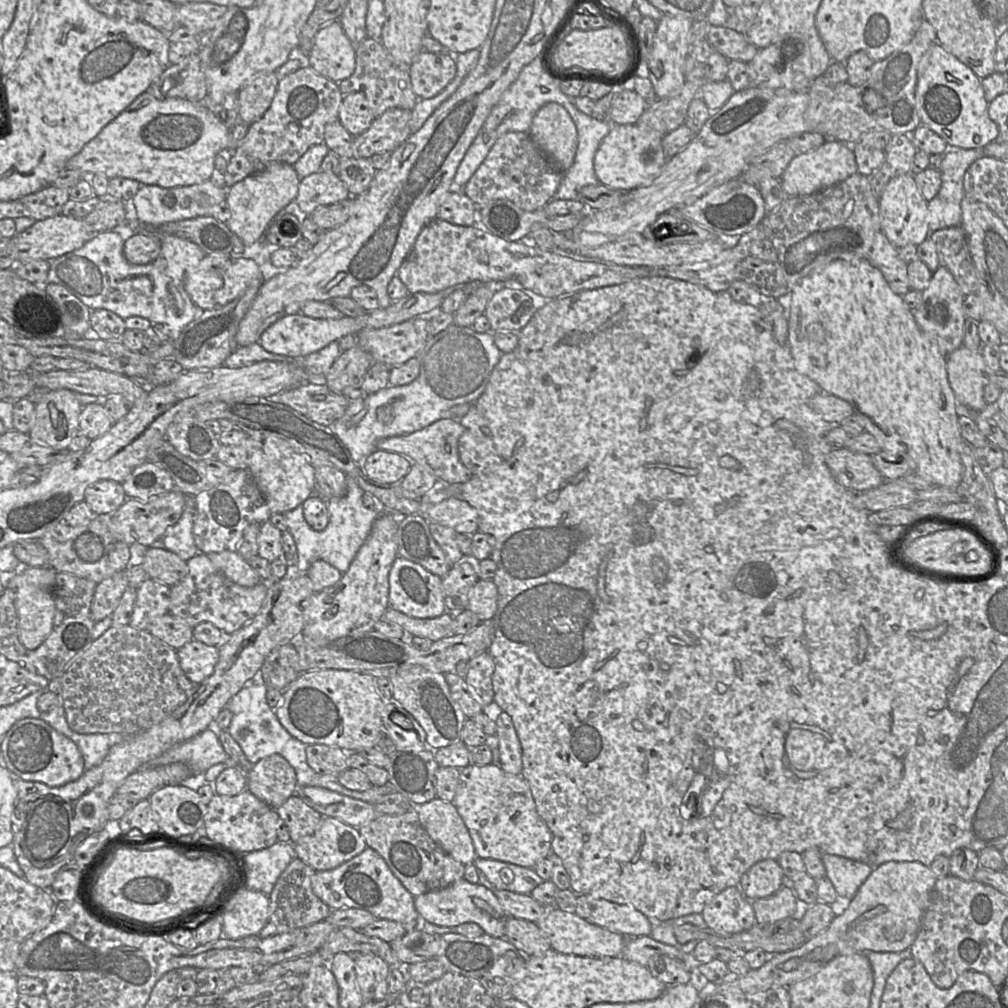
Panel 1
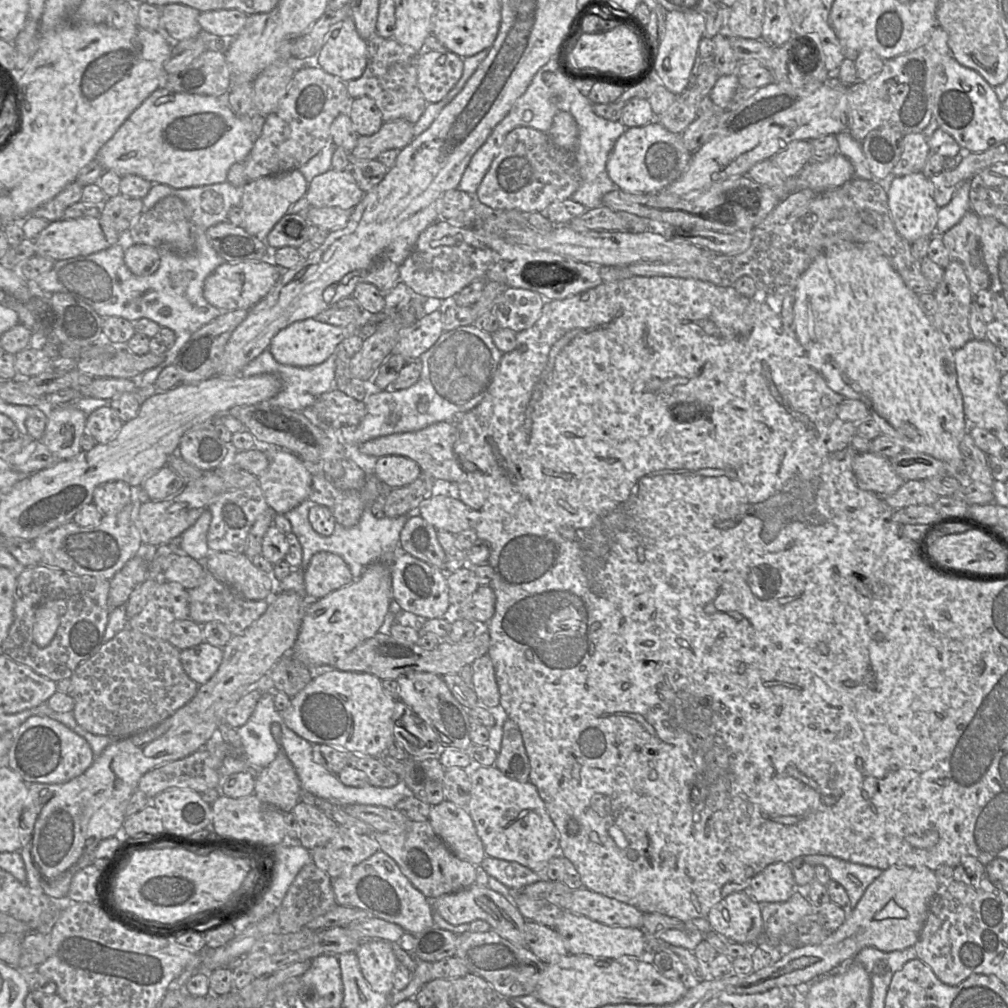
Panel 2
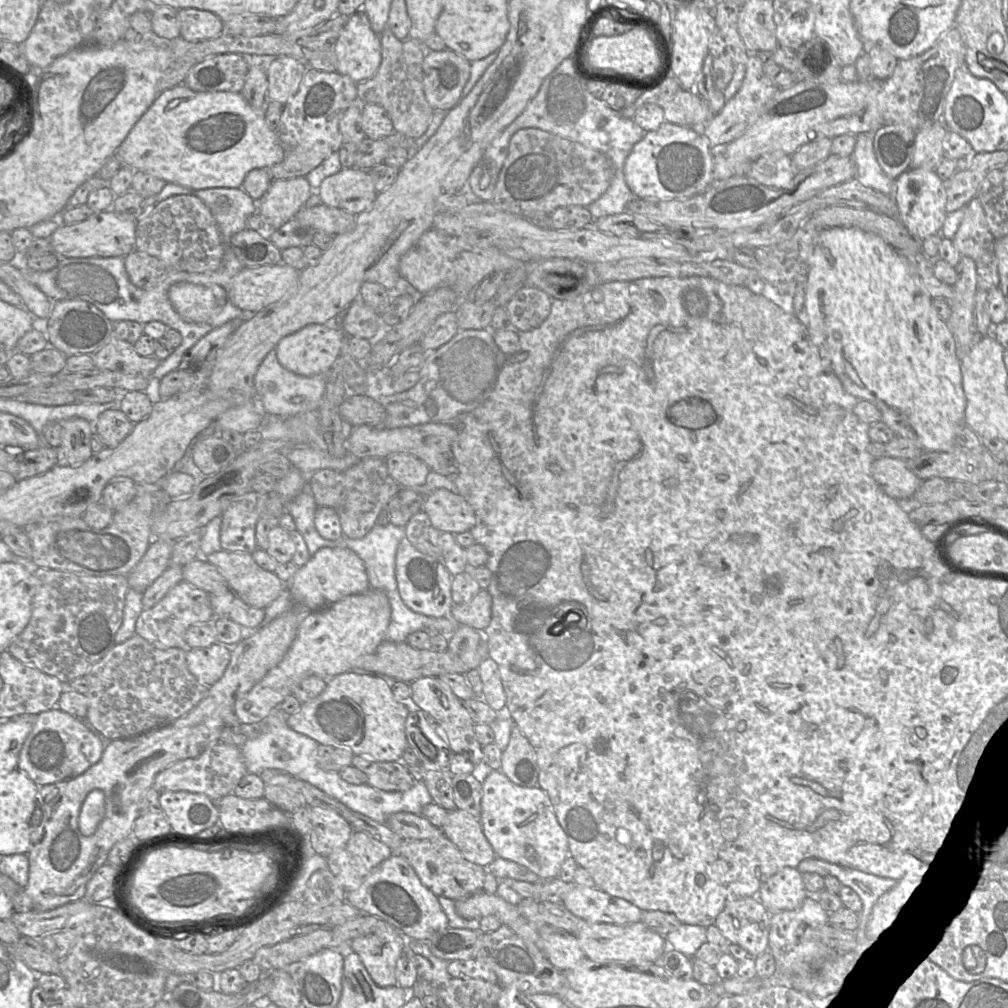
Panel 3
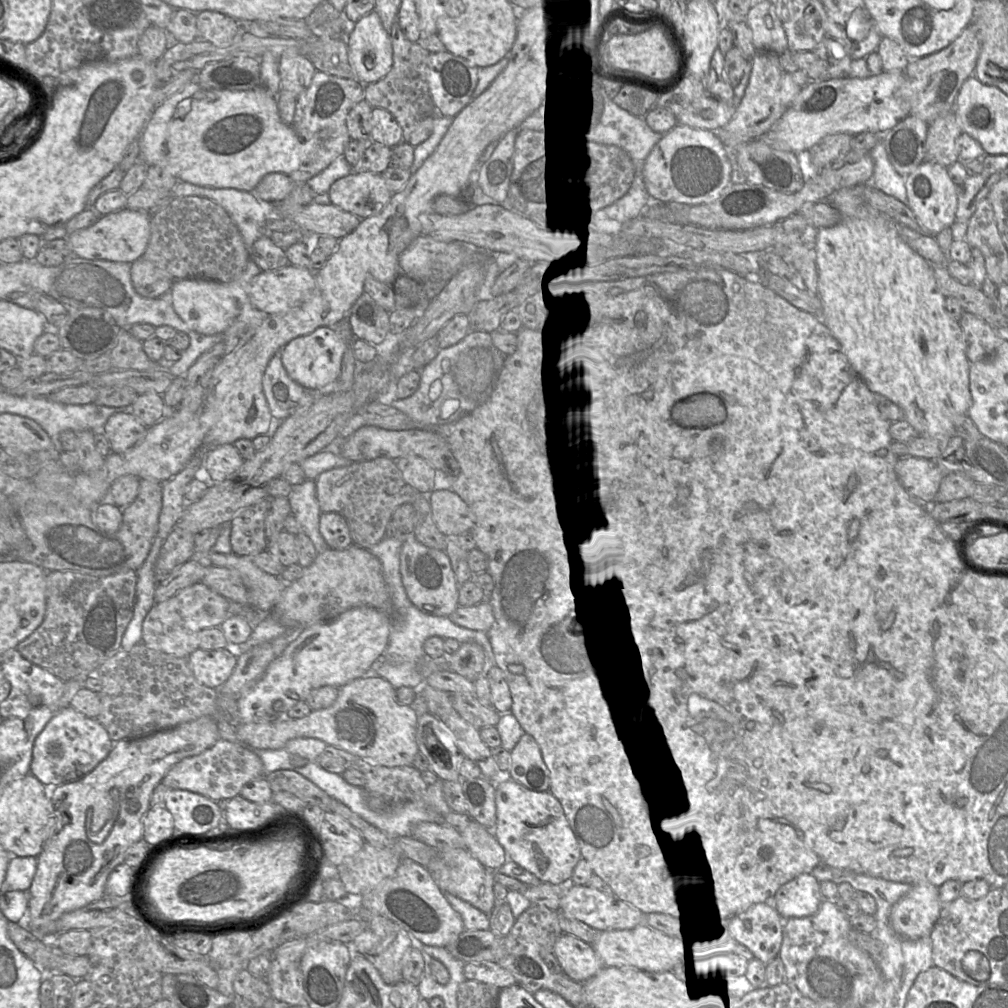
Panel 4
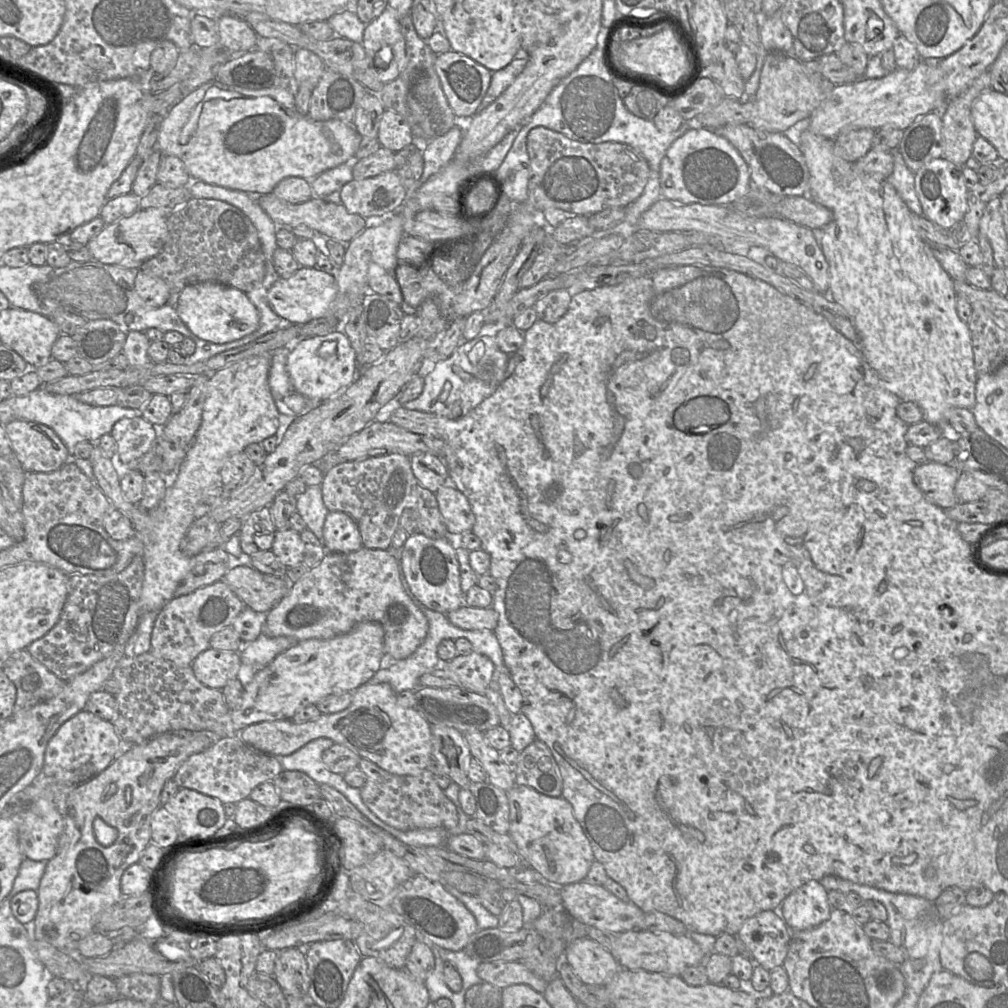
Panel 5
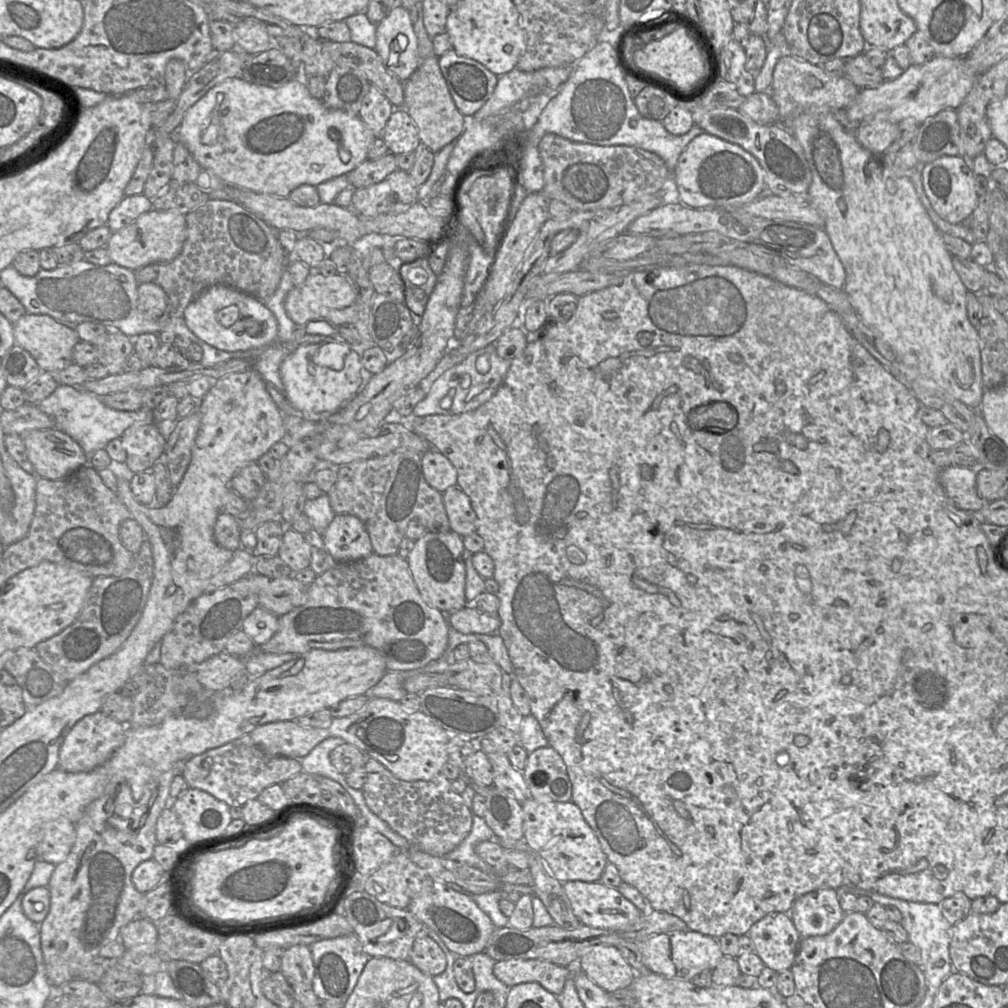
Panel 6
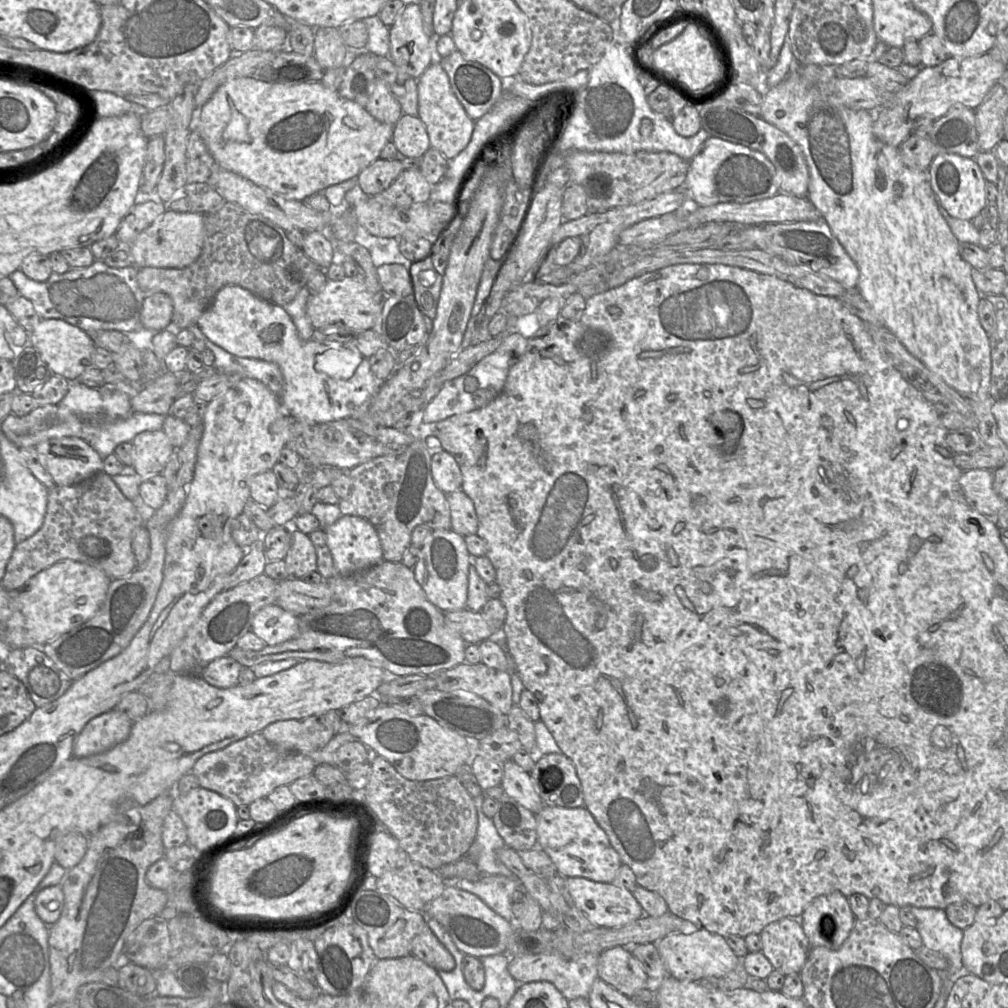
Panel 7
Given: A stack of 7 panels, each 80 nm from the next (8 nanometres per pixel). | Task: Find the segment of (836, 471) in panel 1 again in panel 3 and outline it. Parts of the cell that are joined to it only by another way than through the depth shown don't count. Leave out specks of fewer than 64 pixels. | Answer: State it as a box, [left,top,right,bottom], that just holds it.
[871,456,923,500]

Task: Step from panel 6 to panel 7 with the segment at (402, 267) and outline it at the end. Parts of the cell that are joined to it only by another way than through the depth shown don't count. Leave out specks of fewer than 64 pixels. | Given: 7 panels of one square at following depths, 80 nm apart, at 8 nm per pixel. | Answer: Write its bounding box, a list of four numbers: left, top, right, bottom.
[408,256,443,320]

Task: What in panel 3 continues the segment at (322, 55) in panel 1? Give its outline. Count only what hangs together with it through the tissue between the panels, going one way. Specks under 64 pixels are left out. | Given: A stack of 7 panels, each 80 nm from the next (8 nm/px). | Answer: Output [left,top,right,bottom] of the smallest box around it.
[334,11,381,83]

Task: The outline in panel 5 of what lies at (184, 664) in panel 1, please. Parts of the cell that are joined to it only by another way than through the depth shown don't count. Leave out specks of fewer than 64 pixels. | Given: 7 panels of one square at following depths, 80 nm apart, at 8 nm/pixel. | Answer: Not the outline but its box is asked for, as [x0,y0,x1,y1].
[191,648,241,690]

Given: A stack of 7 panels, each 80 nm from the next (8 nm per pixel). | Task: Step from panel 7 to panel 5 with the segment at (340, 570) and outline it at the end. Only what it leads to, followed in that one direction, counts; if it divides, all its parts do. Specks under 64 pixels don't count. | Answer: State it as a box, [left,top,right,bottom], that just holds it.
[323,511,363,553]

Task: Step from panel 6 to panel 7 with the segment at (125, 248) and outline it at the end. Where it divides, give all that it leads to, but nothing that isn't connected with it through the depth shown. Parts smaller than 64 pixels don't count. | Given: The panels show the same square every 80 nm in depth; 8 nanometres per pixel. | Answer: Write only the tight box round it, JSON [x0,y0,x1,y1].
[129,210,204,269]

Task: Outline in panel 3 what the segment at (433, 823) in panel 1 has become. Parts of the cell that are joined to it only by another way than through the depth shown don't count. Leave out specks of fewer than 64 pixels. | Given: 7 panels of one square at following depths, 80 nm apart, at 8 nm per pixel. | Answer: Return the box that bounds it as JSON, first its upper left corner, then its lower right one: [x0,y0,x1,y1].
[442,809,497,867]

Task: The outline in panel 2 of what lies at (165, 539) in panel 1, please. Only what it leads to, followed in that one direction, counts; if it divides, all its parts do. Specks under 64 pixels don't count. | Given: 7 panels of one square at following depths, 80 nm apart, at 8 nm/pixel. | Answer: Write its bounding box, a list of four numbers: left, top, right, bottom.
[174,511,211,562]

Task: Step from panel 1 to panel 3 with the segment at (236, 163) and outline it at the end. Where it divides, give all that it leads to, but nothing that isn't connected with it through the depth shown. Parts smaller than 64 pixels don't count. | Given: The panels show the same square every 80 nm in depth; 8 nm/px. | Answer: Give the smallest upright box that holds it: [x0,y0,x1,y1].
[268,68,358,179]

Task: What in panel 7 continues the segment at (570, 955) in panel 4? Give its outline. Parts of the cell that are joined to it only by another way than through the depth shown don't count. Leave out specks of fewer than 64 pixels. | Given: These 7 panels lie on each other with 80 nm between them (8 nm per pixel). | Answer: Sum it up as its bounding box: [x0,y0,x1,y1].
[598,946,649,997]

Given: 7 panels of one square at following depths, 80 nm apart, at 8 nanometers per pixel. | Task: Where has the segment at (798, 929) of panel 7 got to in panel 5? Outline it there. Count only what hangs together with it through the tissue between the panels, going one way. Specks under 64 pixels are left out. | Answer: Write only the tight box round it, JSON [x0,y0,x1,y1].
[735,910,791,971]

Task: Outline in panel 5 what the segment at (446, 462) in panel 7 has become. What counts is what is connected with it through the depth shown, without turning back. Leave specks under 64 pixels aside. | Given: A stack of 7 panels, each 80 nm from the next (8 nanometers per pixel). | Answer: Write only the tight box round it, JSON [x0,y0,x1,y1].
[410,453,449,493]

